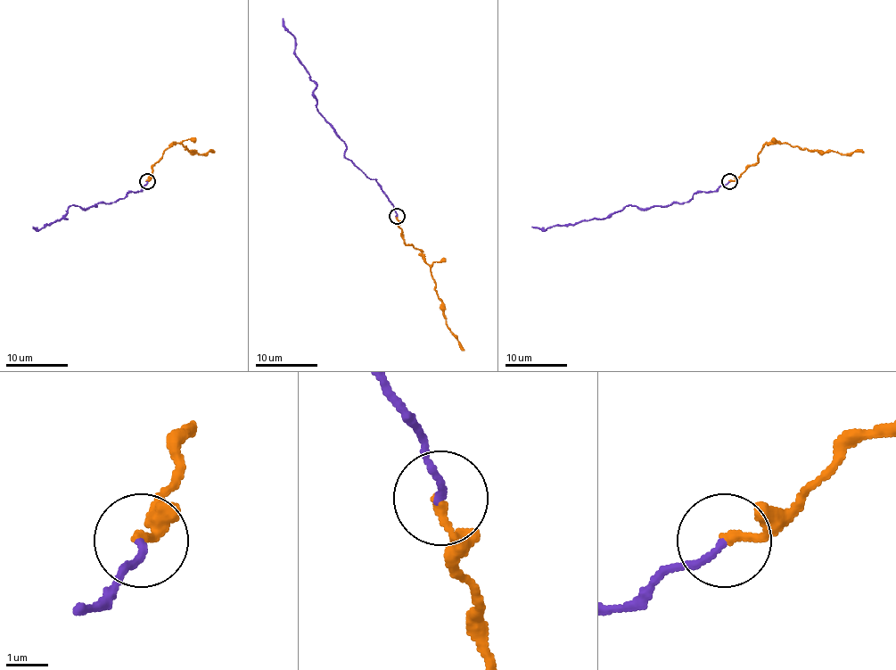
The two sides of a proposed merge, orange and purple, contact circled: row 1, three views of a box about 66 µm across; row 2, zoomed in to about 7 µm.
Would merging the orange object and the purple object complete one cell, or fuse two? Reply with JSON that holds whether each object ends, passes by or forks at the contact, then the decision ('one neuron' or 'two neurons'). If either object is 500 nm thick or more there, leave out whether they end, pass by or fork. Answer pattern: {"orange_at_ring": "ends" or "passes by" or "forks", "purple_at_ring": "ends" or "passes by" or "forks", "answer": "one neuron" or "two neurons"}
{"orange_at_ring": "ends", "purple_at_ring": "ends", "answer": "one neuron"}

